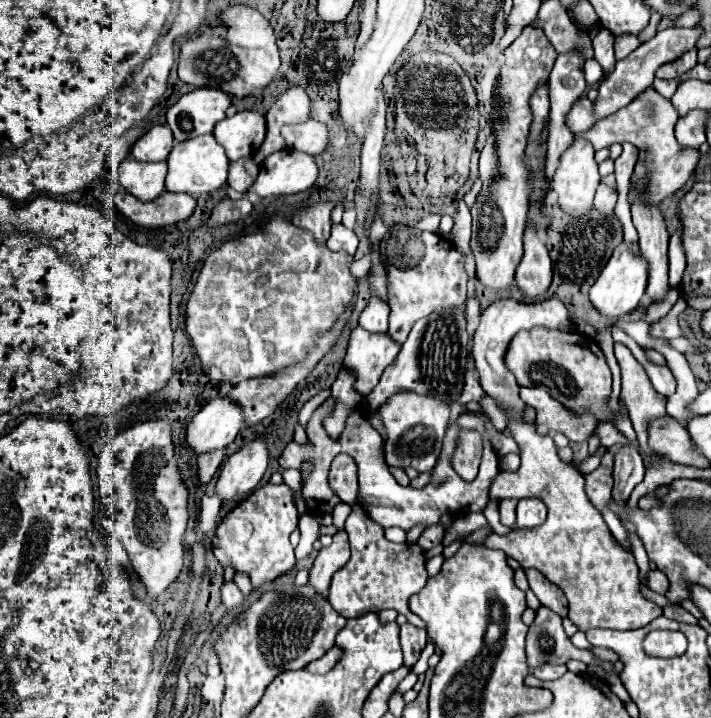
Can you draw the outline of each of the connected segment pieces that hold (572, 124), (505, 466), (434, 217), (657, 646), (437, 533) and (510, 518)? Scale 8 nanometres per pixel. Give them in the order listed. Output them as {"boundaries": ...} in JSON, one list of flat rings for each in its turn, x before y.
{"boundaries":[[[582,96,570,110,568,114,568,128,574,132,574,134,582,134,582,132,588,132,594,124,598,122,594,110,592,110,592,102]],[[509,453,500,458,500,468,502,470,516,471,520,466,520,462,519,454]],[[430,214,430,216,426,216,424,220,420,220,418,224,416,224,416,228,420,230,420,232,434,232,434,234,440,234,440,230,438,230,438,224,440,224,440,216,438,214]],[[656,630,646,636,644,650,646,650,646,654,660,656,660,658,680,656,686,650,686,636,682,632]],[[432,526,432,528,426,528,420,538,418,538,418,546,422,550,430,550,434,546,438,546,442,542,442,536,444,536,444,526]],[[506,499,499,503,499,516,500,522,504,526,514,526,516,522,516,507,518,500,515,499]]]}

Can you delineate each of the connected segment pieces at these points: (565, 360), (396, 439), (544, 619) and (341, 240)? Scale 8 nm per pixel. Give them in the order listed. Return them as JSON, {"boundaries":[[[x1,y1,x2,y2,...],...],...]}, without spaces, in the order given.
{"boundaries":[[[532,328,520,332,510,342,506,364,514,372,520,386,544,384,548,394,576,414,592,412,596,420,612,420,614,412,608,406,612,394,612,372,598,342,580,332,556,332]],[[400,392,392,396,380,410,380,420,388,434,384,454,386,464,394,468,414,468,418,472,430,472,442,450,442,438,450,424,450,408,436,398,418,396,412,392]],[[540,606,536,618,526,636,526,656,530,670,540,664,566,664,568,660,580,660,588,666,600,666,606,678,614,674,614,664,598,660,588,650,578,650,562,628,562,618,546,606]],[[334,224,334,226,332,226,332,234,330,234,326,246,328,246,328,250,332,250,332,252,344,250,344,252,348,252,350,256,354,256,356,248,358,248,358,238,356,238,356,234,354,234,352,230,348,230,346,226]]]}

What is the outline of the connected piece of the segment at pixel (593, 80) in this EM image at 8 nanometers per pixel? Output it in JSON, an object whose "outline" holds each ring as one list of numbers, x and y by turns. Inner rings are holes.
{"outline":[[586,60,586,64,584,64,584,74,586,74,586,82,588,82,588,86,598,84,598,82,604,78,602,66,600,66,596,60]]}

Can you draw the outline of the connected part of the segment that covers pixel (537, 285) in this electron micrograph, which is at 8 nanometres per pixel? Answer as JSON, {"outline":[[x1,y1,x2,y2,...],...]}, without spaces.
{"outline":[[532,226,524,232,524,258,516,270,516,284,532,300,542,300,552,284,548,250]]}

